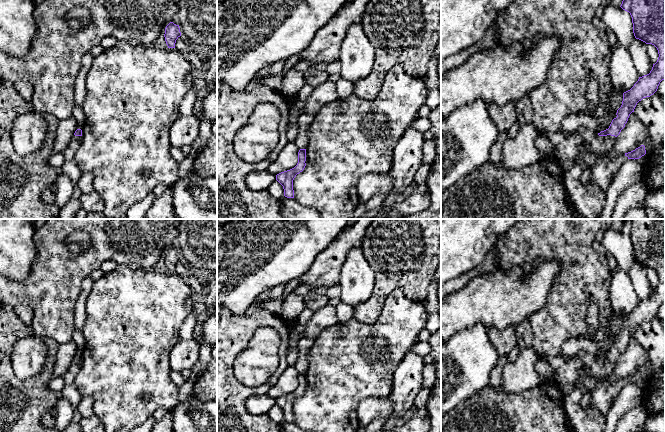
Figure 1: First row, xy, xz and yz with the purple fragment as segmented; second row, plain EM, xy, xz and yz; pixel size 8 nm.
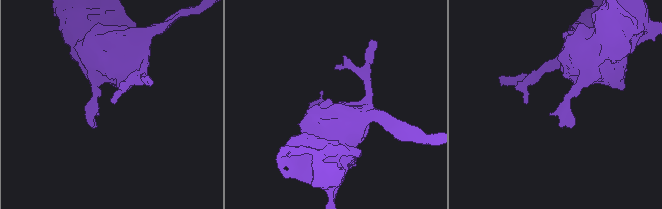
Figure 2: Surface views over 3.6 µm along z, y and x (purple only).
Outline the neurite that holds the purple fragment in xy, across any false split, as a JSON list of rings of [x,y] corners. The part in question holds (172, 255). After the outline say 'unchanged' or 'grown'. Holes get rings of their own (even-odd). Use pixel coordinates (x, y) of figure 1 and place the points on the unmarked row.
[[[170,246],[165,252],[165,265],[168,272],[175,272],[176,264],[181,260],[179,249]]] | unchanged

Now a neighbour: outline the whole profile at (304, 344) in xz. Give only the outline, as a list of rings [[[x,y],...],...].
[[[302,337],[298,341],[298,358],[294,364],[297,371],[300,373],[306,373],[308,368],[307,355],[311,347],[313,346],[314,340],[307,337]]]

